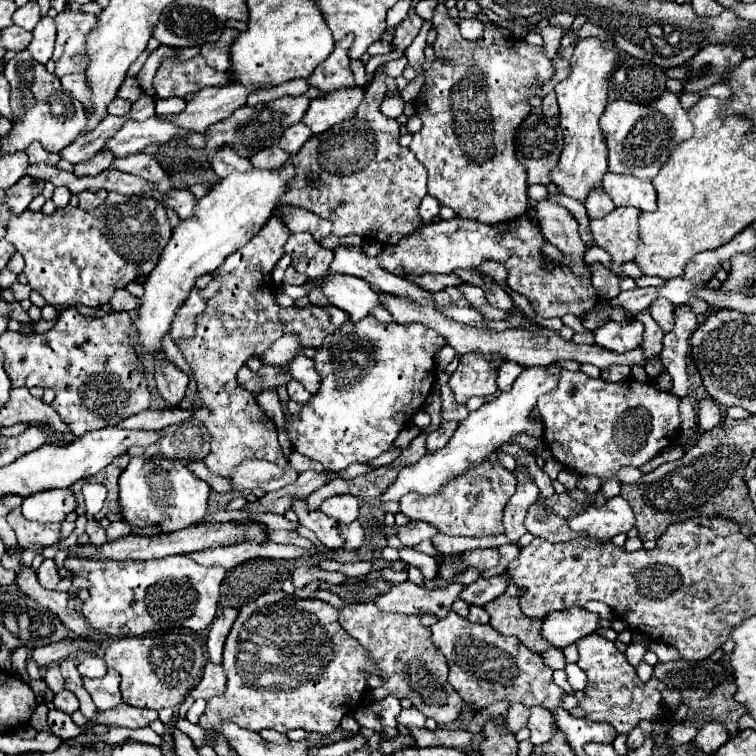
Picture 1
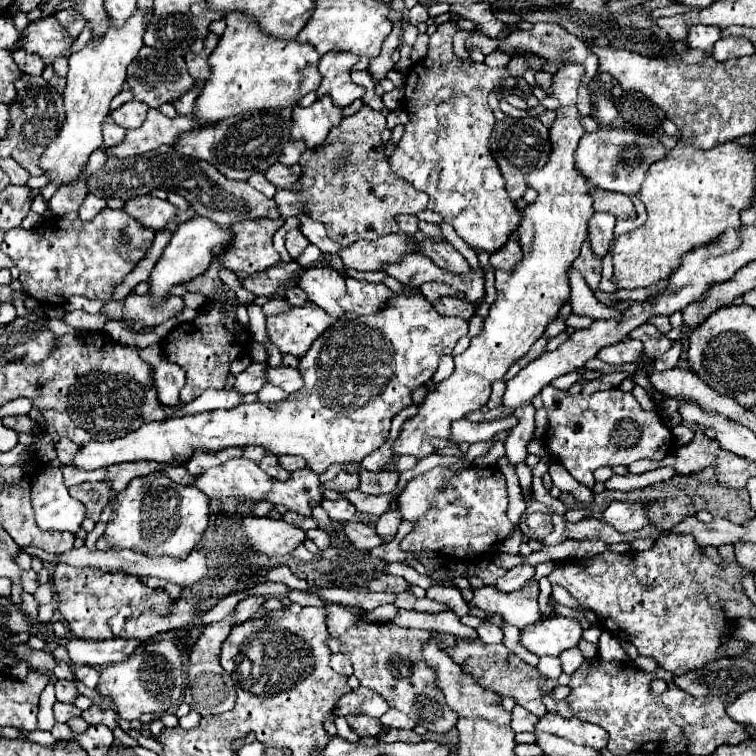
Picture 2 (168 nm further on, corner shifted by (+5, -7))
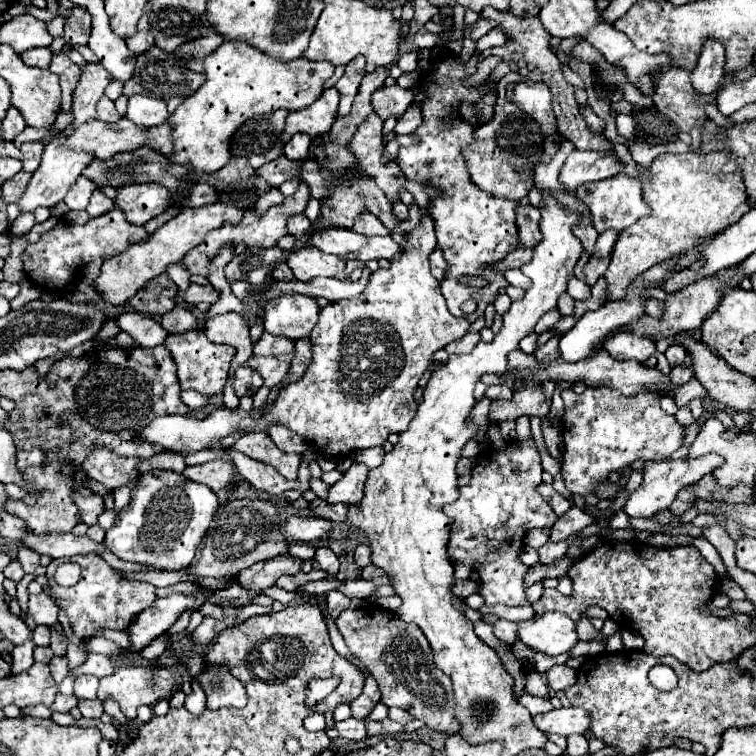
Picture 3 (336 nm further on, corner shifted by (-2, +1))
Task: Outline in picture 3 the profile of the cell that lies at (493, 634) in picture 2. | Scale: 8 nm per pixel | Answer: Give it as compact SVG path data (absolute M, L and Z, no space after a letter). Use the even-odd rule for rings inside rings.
M497 620L493 624L493 630L495 630L495 636L505 642L505 644L513 644L515 642L515 636L517 636L517 624L513 622L507 622L507 620Z

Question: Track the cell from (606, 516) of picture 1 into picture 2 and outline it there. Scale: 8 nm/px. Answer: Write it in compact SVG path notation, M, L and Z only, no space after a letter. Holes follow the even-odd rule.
M614 500L604 510L604 520L608 524L612 524L618 532L640 530L648 524L646 502L618 502L618 500Z

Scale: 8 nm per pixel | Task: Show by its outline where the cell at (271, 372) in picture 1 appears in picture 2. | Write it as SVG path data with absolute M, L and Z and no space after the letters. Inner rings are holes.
M206 390L202 396L192 400L190 404L180 404L176 406L170 416L188 416L188 414L198 414L198 412L210 412L218 408L236 408L242 400L242 394L236 394L236 390Z

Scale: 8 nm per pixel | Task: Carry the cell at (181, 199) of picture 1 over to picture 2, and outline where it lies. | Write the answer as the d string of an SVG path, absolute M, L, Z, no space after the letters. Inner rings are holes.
M136 196L124 204L124 210L138 220L144 228L160 230L168 224L168 220L178 212L168 200L160 200L156 196Z

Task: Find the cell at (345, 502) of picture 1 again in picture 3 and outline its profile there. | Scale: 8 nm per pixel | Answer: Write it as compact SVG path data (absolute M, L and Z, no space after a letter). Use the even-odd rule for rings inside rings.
M353 464L347 470L347 474L343 474L343 478L335 486L329 488L327 502L329 504L339 504L339 502L355 504L355 502L361 502L361 498L363 498L363 484L365 484L367 472L369 472L367 466Z

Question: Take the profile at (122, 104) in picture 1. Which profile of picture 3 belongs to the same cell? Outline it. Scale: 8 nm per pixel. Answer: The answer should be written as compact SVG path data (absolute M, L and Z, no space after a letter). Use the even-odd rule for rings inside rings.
M135 94L127 102L127 114L125 116L139 126L159 126L161 122L167 120L169 114L167 114L167 106L163 100Z

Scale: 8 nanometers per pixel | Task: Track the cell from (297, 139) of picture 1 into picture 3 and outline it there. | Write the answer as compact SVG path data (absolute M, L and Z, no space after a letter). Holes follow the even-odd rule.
M295 134L287 144L285 144L285 156L289 160L305 160L309 154L311 146L311 136L309 134Z

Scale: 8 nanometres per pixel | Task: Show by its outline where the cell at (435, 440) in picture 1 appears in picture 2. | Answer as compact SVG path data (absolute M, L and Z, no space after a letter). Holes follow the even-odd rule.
M514 414L500 420L490 420L490 422L470 422L462 418L452 424L452 440L456 444L484 442L484 440L492 440L494 434L502 430L512 430L516 424L518 424L518 418Z

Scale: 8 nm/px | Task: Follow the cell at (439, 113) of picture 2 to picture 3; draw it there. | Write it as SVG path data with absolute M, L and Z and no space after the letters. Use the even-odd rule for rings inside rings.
M457 56L441 58L429 66L427 74L423 76L427 92L427 100L421 106L423 124L413 132L417 142L399 150L397 164L409 180L423 184L425 180L435 180L435 184L441 188L441 194L431 198L429 204L429 214L435 222L437 246L443 250L443 256L449 262L447 276L441 282L441 292L451 312L461 310L461 304L467 298L475 298L477 310L469 314L469 322L473 322L485 312L485 306L495 300L497 290L509 286L503 274L493 272L487 268L487 264L503 260L509 252L513 252L519 244L519 236L515 226L517 202L479 190L479 186L475 186L471 180L463 158L463 148L475 142L475 130L479 124L483 124L483 114L479 110L481 98L491 92L497 94L497 82L493 80L493 74L489 74L479 86L467 86L467 78L465 62ZM463 276L479 276L487 282L487 286L471 288L461 280Z

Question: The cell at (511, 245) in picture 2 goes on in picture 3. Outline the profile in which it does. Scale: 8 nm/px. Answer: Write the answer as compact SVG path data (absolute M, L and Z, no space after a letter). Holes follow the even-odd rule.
M531 204L517 206L517 228L519 228L519 248L535 248L541 242L539 234L539 210Z

